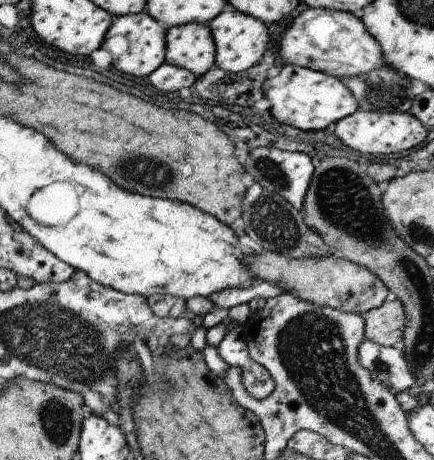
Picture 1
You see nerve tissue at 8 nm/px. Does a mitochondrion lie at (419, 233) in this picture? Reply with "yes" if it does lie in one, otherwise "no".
yes

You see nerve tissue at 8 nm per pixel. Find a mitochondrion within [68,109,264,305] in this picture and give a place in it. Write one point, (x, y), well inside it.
(145, 172)

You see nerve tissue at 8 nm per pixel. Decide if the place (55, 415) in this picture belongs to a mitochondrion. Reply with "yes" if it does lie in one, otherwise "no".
yes

